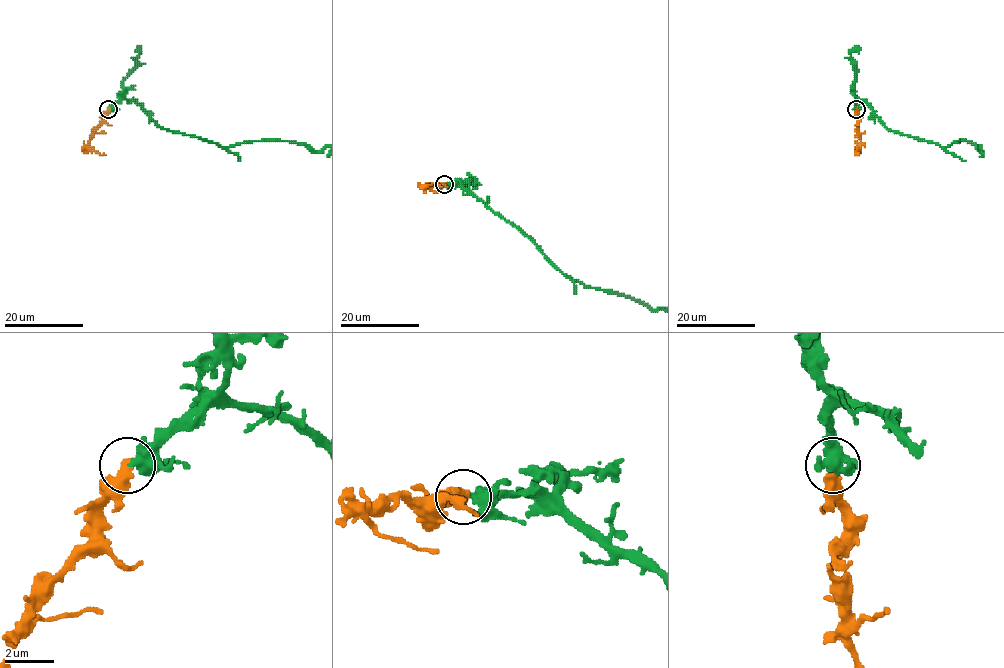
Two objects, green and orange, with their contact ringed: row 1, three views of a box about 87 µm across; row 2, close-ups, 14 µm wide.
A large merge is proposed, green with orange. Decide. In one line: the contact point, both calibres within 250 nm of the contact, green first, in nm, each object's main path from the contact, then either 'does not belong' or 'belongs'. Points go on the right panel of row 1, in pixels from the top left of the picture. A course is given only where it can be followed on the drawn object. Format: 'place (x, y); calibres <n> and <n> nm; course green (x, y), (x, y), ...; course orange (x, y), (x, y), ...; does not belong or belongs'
place (856, 109); calibres 280 and 460 nm; course orange (856, 109), (856, 128), (860, 139), (855, 154), (859, 154); belongs

